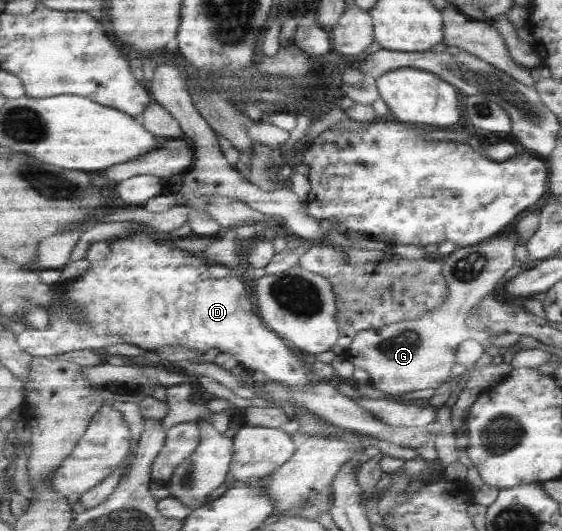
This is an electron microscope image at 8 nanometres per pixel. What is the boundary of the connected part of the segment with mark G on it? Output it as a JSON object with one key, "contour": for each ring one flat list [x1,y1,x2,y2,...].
{"contour":[[500,234,486,242,452,251,441,261,442,276,448,284,448,296,441,304,418,319,358,332,344,356,356,369,364,369,369,373,372,387,388,393,390,397,398,397,402,402,403,396,410,391,436,389,448,381,452,377,457,345,463,341,476,340,484,349,494,345,509,347,516,344,521,337,518,333,501,333,492,337,486,330,471,330,466,325,467,315,474,305,484,297,491,296,500,279,511,274,516,245,517,239]]}

